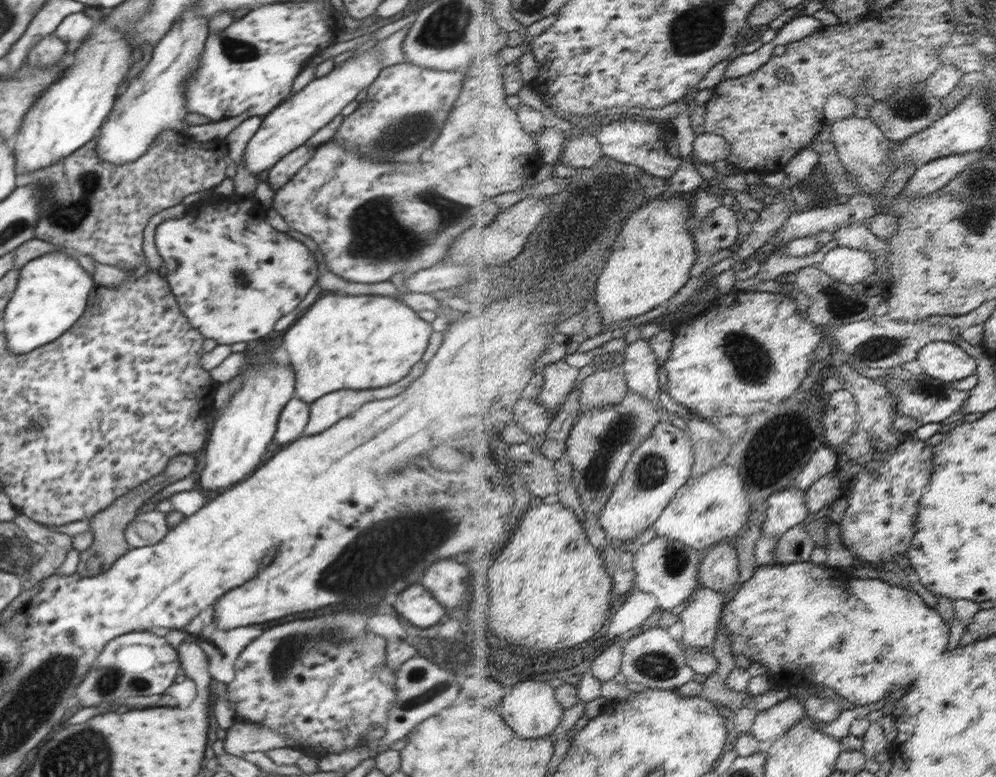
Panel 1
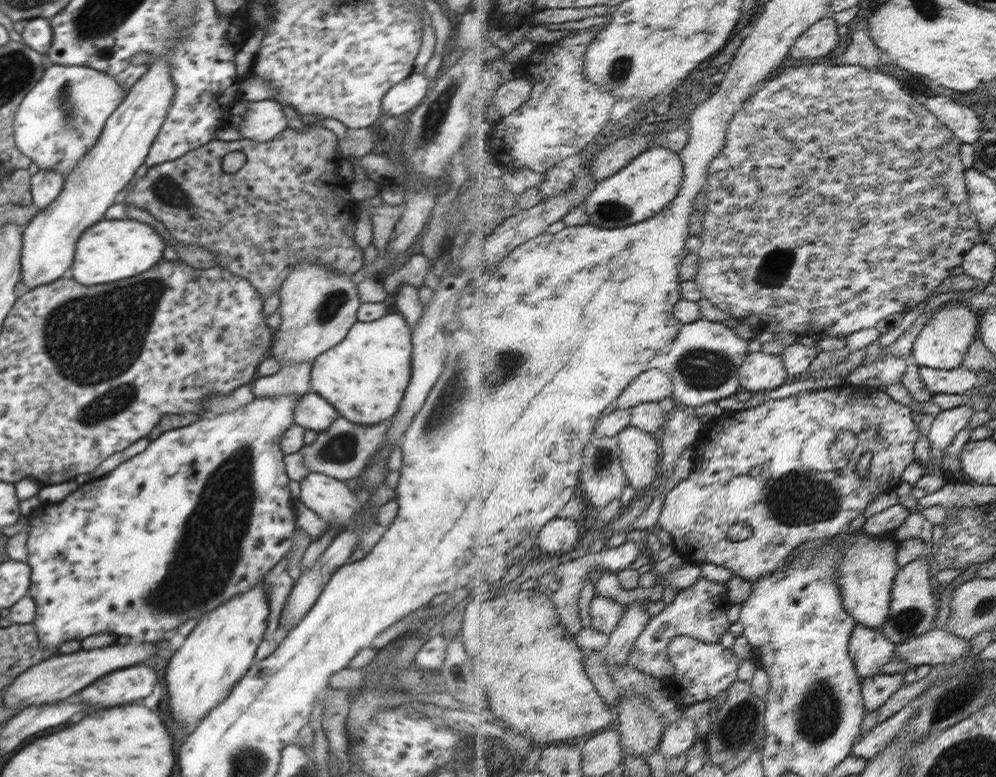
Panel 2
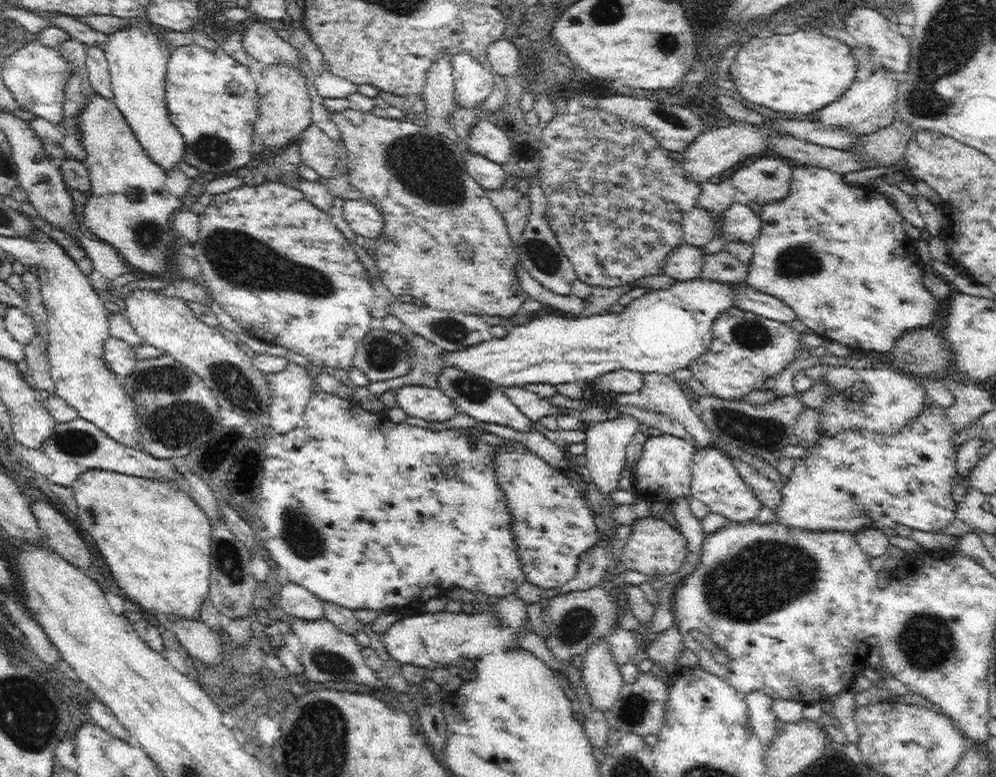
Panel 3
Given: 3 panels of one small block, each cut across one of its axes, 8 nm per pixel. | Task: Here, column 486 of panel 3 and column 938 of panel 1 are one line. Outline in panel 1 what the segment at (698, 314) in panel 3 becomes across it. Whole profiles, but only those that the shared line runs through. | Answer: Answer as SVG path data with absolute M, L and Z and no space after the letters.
M930 342L918 352L918 364L928 376L953 382L977 373L977 361L953 342Z

